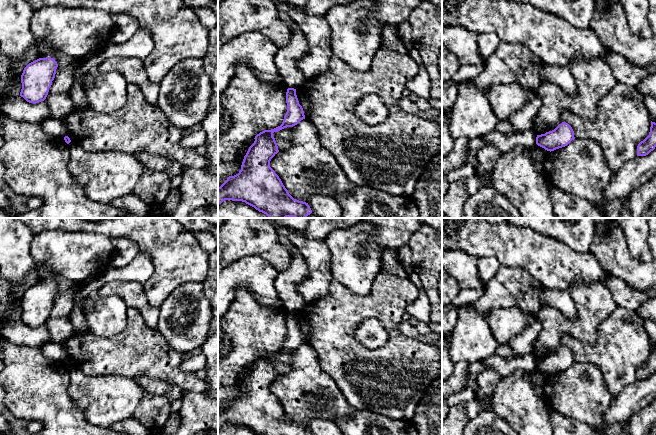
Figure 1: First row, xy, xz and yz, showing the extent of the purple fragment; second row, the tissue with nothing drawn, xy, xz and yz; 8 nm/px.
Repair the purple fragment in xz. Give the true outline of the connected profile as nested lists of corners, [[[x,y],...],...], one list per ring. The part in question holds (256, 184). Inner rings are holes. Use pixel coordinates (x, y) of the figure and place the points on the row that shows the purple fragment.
[[[287,89],[286,103],[287,112],[282,124],[257,134],[244,156],[239,173],[229,176],[218,187],[218,205],[225,200],[242,201],[269,218],[306,218],[312,213],[308,203],[296,200],[289,194],[270,167],[271,159],[279,152],[273,133],[293,127],[305,119],[296,89]]]

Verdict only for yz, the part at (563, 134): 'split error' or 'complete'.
complete

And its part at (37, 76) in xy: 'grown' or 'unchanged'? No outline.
unchanged

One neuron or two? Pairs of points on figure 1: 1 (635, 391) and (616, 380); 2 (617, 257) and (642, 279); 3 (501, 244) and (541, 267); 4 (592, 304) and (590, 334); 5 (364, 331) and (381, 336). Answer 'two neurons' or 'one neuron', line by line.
1: two neurons
2: one neuron
3: one neuron
4: one neuron
5: one neuron

